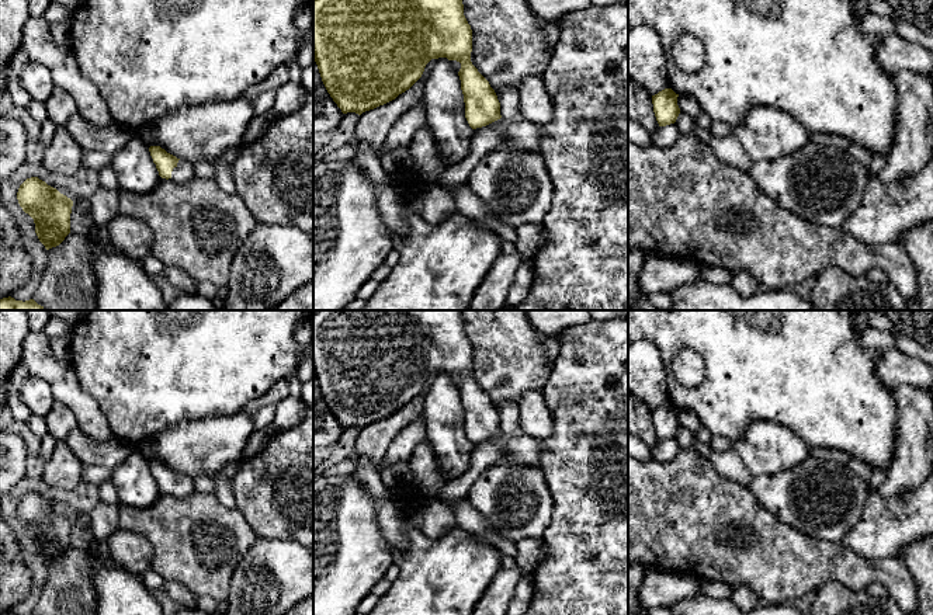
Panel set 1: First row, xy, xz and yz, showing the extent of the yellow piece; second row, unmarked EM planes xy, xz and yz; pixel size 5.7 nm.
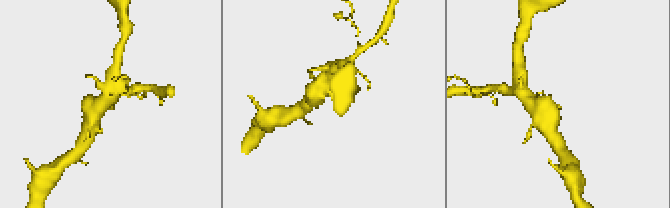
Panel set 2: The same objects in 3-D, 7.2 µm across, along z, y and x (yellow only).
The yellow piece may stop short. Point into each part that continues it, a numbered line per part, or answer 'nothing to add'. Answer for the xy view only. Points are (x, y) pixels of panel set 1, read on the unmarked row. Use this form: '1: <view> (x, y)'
1: xy (184, 486)

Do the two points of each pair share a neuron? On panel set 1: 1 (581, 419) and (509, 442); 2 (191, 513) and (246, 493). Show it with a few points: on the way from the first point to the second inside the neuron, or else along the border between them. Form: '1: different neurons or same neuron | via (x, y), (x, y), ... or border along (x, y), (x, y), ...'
1: different neurons | border along (541, 441), (540, 468)
2: different neurons | border along (235, 507), (256, 532)

